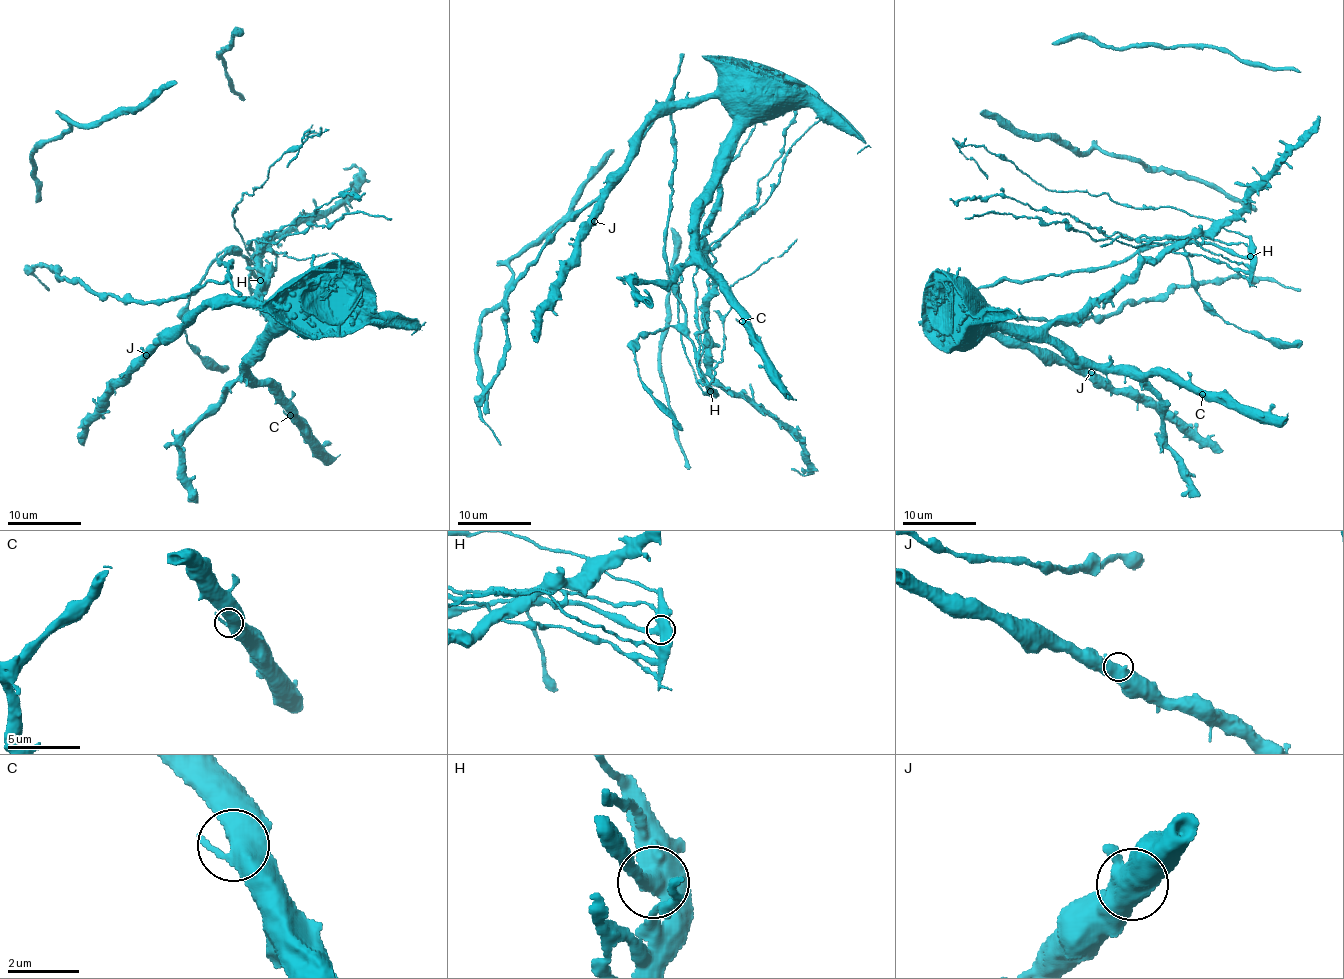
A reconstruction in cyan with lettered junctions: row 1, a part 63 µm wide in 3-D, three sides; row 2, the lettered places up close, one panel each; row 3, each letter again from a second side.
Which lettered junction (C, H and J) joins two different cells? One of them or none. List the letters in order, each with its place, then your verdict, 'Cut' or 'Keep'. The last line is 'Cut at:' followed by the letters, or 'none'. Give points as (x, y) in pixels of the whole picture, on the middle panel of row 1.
C: Place: (742, 321). Keep
H: Place: (710, 391). Cut
J: Place: (594, 221). Keep
Cut at: H

